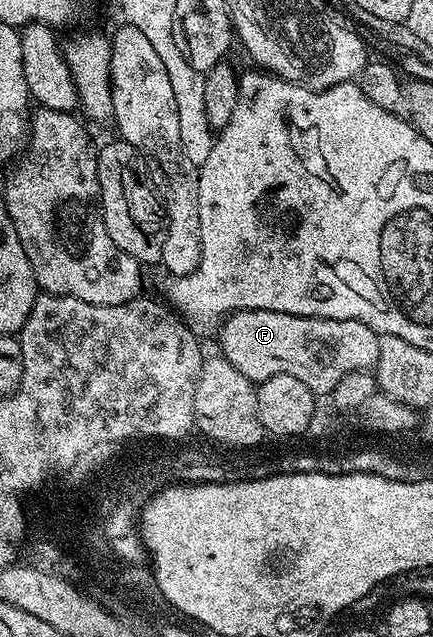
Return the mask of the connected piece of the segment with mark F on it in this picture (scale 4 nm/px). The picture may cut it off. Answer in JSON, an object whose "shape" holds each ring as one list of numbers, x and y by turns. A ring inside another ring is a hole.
{"shape":[[236,311,226,316,225,322,217,332,218,350,223,358,245,373,250,383,264,383,269,377,292,375,297,377,317,397,330,396,331,390,345,377,354,371,371,371,377,361,379,352,379,335,356,319,318,319,304,315,290,315,276,311]]}

